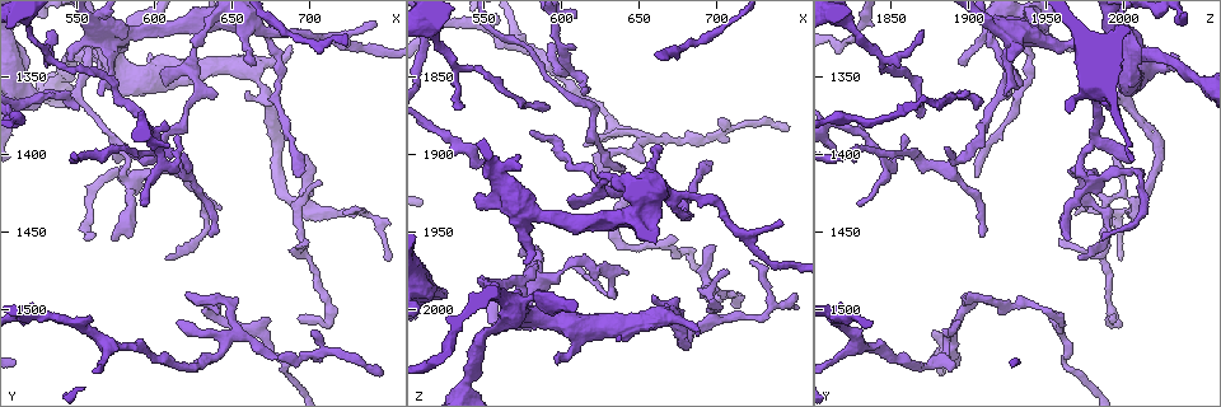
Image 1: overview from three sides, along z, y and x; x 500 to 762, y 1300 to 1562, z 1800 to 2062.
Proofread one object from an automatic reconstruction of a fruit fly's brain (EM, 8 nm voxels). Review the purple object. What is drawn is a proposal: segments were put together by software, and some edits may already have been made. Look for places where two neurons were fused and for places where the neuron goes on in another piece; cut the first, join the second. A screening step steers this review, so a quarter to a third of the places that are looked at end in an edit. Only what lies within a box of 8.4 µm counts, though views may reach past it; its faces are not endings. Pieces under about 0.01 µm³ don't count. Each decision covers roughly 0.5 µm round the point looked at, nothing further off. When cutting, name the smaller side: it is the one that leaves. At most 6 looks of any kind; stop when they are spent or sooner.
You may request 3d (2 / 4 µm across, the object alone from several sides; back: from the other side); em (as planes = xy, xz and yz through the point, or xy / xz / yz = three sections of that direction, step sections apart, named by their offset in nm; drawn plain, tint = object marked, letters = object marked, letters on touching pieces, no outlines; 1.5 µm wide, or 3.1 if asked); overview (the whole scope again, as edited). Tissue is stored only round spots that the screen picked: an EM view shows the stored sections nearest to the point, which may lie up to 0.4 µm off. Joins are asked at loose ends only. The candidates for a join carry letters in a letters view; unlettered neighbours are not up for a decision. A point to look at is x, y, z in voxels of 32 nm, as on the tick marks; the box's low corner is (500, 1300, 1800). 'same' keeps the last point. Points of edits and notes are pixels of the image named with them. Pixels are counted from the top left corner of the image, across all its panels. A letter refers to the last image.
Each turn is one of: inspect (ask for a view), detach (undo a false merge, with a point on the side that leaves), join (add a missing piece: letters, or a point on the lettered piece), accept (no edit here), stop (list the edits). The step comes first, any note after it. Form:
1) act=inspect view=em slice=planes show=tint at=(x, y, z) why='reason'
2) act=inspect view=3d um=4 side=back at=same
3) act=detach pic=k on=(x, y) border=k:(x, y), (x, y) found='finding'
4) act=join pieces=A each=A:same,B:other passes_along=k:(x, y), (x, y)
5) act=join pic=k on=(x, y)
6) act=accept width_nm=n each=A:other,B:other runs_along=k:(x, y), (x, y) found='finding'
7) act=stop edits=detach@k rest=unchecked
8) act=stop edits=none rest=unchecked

act=inspect view=em slice=yz step=4 show=letters at=(698, 1452, 1958) why='an open end'

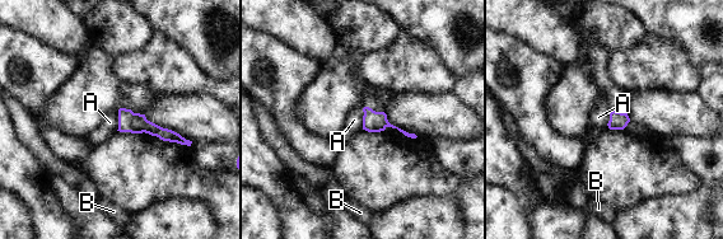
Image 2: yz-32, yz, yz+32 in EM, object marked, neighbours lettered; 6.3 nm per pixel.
act=inspect view=em slice=planes show=letters at=same why='another direction'

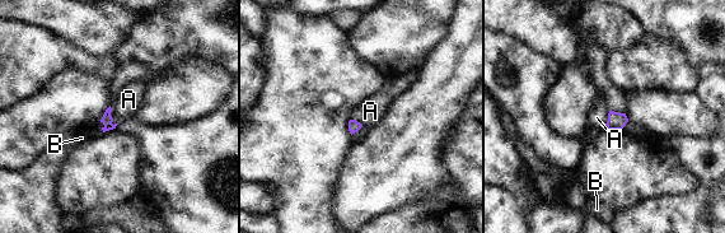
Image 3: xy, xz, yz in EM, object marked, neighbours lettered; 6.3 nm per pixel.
act=accept longest_contact=A:130nm each=A:other,B:other border=3:(110, 106), (113, 125) found='no lettered piece goes on from it'

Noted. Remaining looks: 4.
act=inspect view=em slice=planes show=letters at=(550, 1370, 1906)

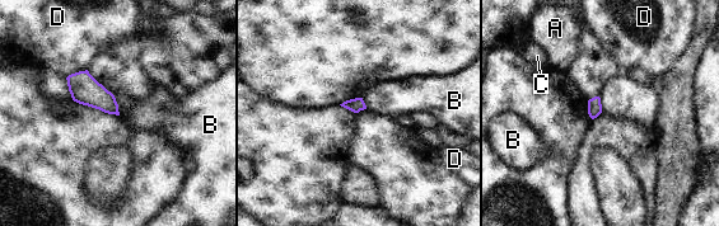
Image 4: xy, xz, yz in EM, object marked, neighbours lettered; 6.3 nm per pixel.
act=accept width_nm=90 each=A:other,B:other,C:other,D:other border=4:(362, 97), (367, 108) found='no lettered piece goes on from it'

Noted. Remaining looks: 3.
act=inspect view=em slice=planes show=tint at=(540, 1350, 2042) why='sharp bend'

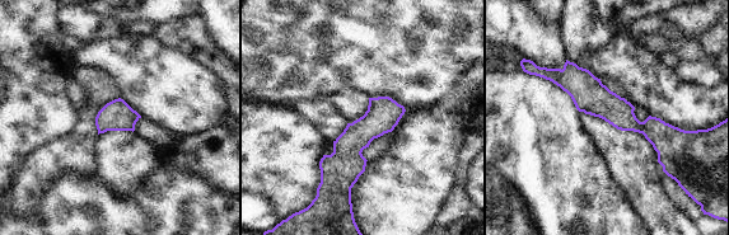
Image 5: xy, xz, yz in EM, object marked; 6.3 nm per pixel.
act=inspect view=em slice=planes show=letters at=same

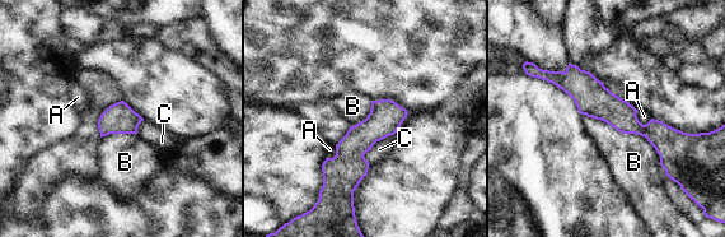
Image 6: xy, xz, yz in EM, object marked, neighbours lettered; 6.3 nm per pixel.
act=accept width_nm=190 each=A:other,B:other,C:other border=6:(583, 114), (642, 135), (662, 166) found='one neuron here'

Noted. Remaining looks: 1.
act=stop edits=none rest=unchecked

